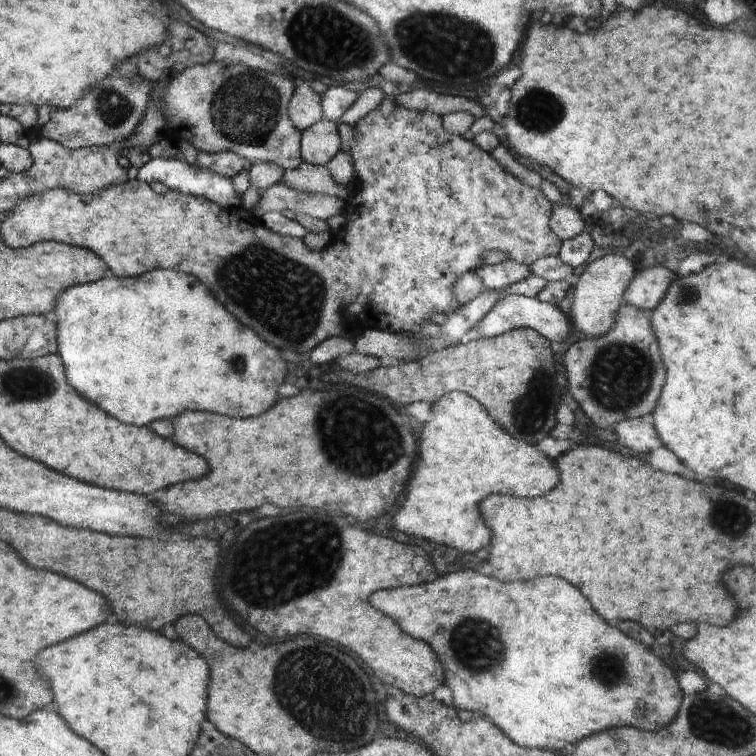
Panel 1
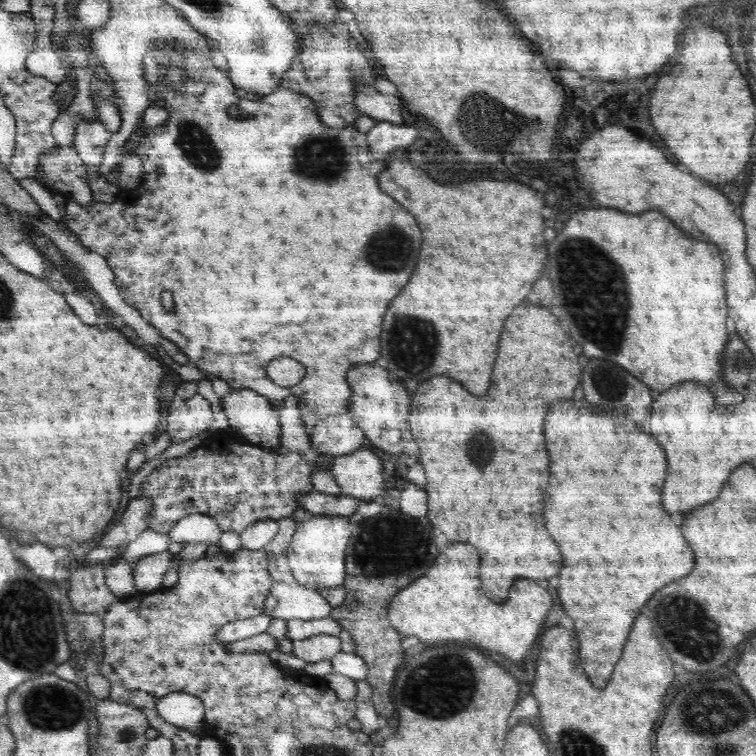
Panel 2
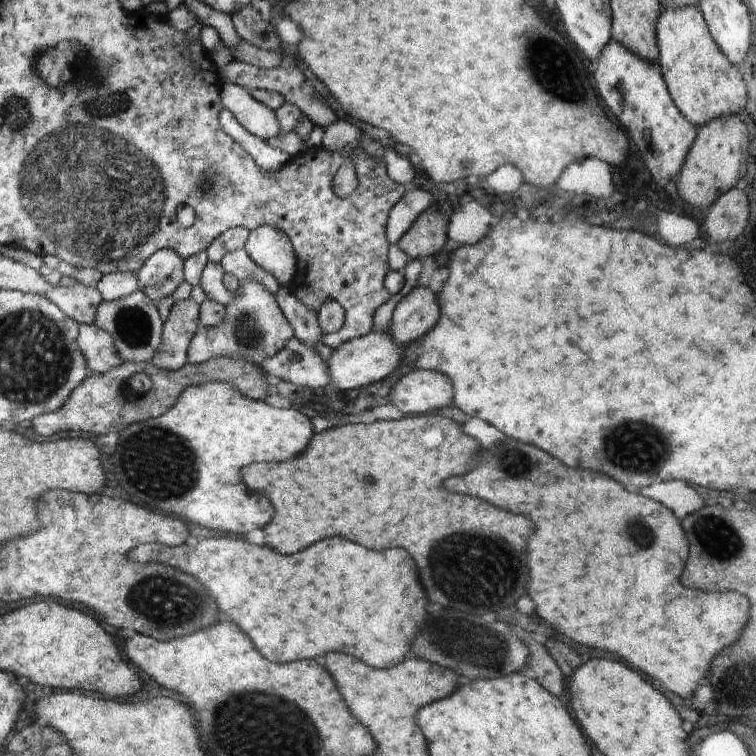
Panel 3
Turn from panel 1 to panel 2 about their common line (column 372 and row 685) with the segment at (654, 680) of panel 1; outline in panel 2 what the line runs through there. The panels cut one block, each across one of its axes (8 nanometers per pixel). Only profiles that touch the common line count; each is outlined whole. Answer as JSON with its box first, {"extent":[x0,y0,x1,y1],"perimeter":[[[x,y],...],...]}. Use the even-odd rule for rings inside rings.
{"extent":[544,400,694,688],"perimeter":[[[572,400],[572,402],[554,402],[554,406],[550,406],[550,414],[546,416],[544,434],[546,434],[548,454],[550,454],[550,484],[548,484],[546,498],[544,498],[544,524],[546,524],[548,532],[552,534],[552,538],[558,542],[558,546],[562,550],[562,558],[564,558],[564,566],[562,566],[562,572],[560,572],[558,596],[562,600],[564,610],[574,620],[574,628],[576,628],[578,642],[580,642],[578,654],[580,654],[580,660],[582,660],[582,668],[584,668],[586,676],[590,678],[590,682],[596,688],[604,688],[610,682],[614,666],[622,656],[622,648],[624,648],[624,644],[628,640],[632,624],[640,616],[636,610],[640,610],[658,590],[662,590],[670,582],[688,576],[692,572],[692,568],[694,568],[694,554],[692,554],[688,542],[684,540],[680,528],[672,524],[670,516],[664,512],[664,508],[660,504],[662,484],[666,480],[666,454],[652,436],[648,436],[644,432],[638,432],[638,426],[634,422],[630,422],[630,420],[612,420],[608,416],[602,416],[602,414],[594,412],[590,404],[582,404],[582,402],[576,402],[576,400]]]}

